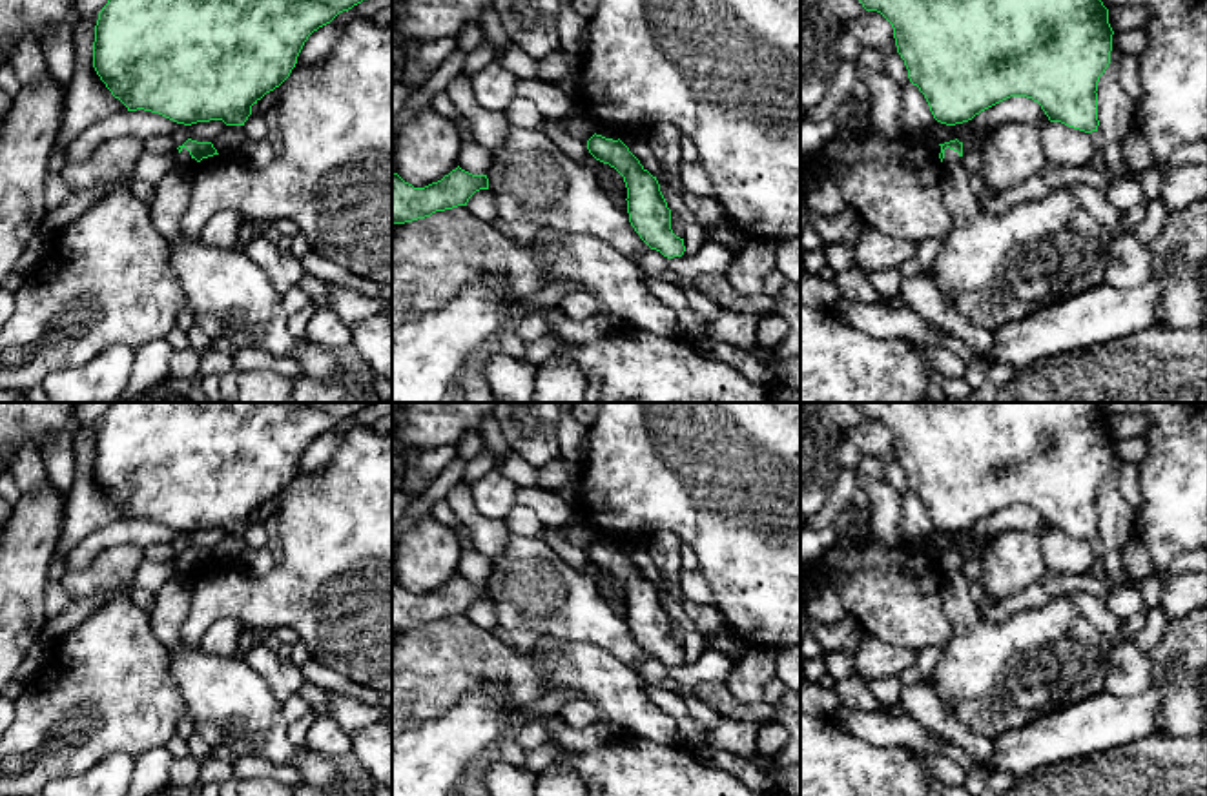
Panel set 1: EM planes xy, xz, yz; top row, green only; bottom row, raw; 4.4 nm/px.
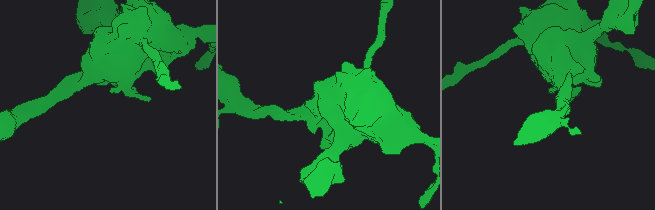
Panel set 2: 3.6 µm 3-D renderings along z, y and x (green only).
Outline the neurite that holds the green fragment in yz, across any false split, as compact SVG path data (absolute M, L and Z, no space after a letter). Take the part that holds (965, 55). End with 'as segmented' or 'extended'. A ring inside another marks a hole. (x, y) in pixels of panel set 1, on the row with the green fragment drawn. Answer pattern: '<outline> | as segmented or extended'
M859 0L881 13L893 27L897 53L908 78L924 95L934 118L946 126L972 120L1010 98L1026 97L1041 106L1050 122L1098 131L1098 82L1110 64L1112 27L1101 0Z | as segmented

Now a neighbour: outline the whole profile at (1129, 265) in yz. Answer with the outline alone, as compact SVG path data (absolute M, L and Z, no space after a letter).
M1132 233L1112 240L1105 282L1118 290L1136 288L1150 279L1152 255Z

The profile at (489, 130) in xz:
M456 77L449 84L447 95L456 106L458 113L470 122L470 133L467 140L481 146L487 151L500 149L507 142L511 124L505 113L494 113L481 107L476 102L469 77Z

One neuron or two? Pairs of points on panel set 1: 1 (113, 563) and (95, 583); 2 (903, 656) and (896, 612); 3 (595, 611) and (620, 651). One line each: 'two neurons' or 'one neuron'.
1: one neuron
2: two neurons
3: one neuron

